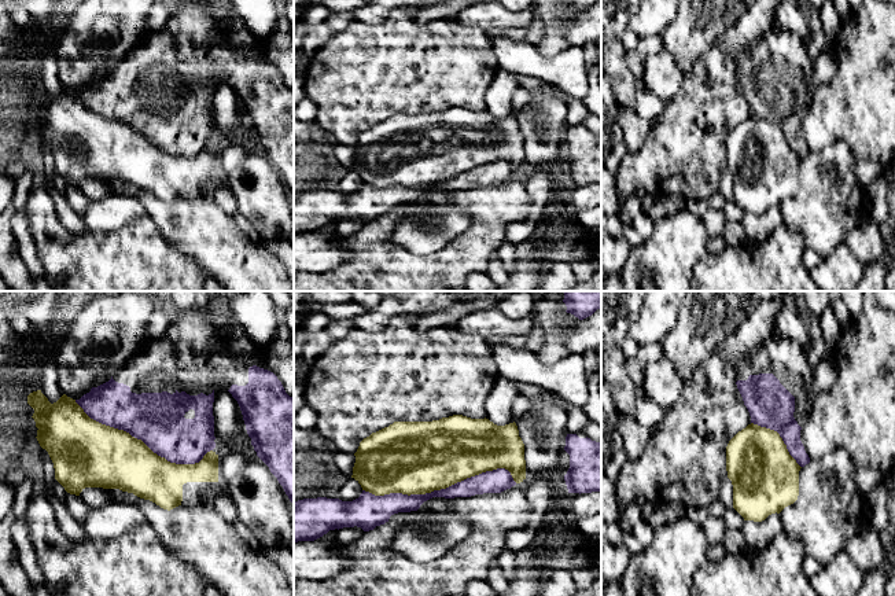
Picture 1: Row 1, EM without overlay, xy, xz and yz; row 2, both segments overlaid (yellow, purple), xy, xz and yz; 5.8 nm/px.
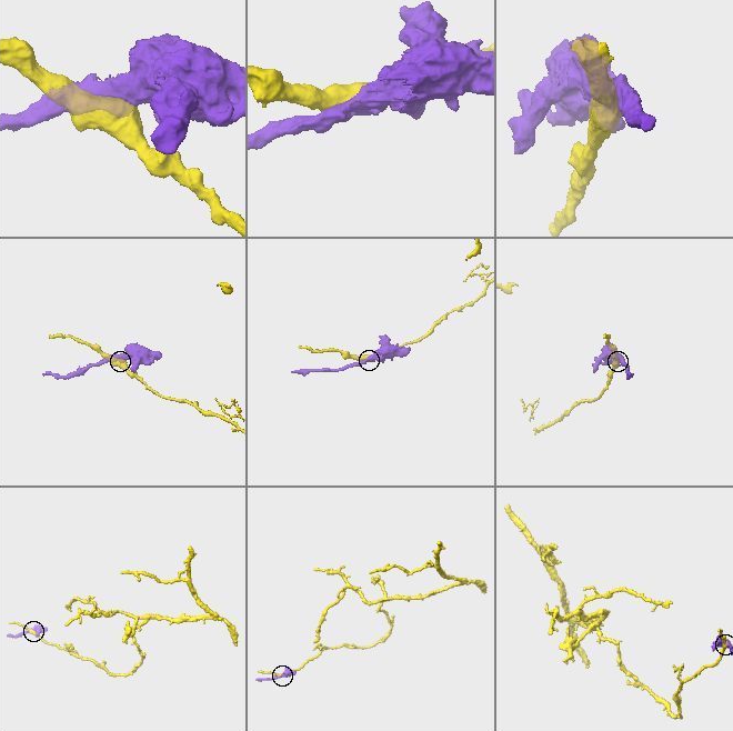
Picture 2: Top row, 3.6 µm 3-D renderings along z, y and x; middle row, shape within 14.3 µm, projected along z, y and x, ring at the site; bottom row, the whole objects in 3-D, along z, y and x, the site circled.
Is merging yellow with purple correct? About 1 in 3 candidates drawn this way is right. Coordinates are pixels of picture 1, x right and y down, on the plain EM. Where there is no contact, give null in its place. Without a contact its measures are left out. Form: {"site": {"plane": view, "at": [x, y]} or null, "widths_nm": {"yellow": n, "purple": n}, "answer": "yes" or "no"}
{"site": {"plane": "xz", "at": [441, 180]}, "widths_nm": {"yellow": 440, "purple": 120}, "answer": "no"}

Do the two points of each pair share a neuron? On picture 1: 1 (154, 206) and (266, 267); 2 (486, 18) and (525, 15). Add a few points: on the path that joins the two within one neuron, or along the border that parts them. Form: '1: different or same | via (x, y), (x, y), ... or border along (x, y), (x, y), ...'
1: same | via (181, 216), (212, 236), (239, 264)
2: same | via (496, 18), (515, 18)

